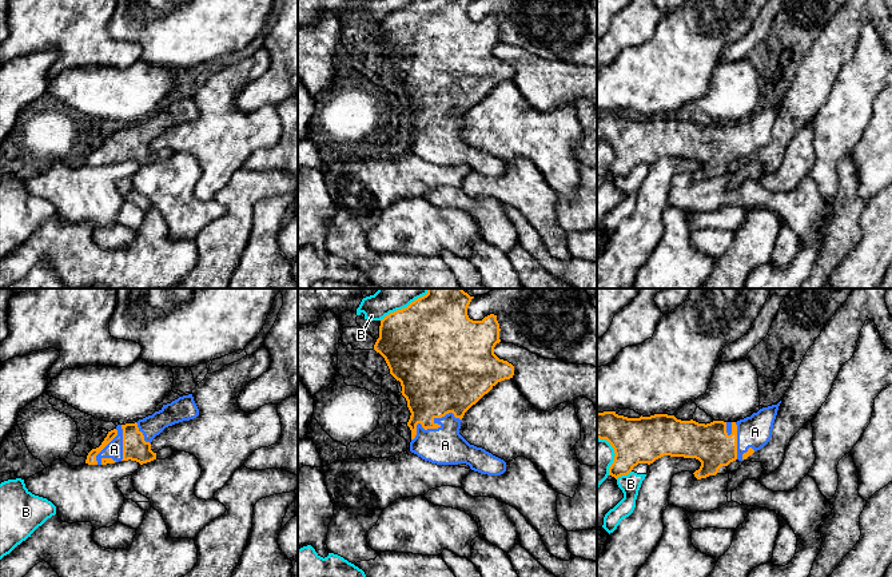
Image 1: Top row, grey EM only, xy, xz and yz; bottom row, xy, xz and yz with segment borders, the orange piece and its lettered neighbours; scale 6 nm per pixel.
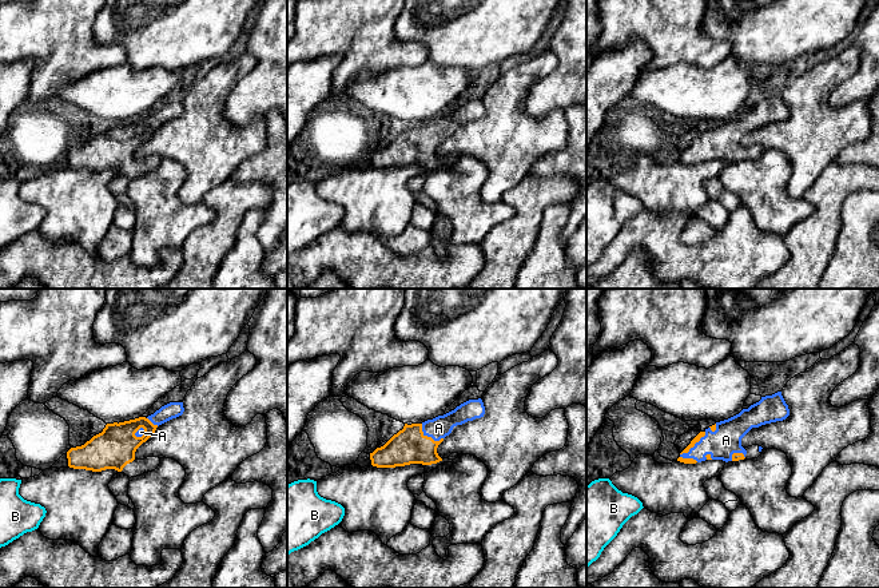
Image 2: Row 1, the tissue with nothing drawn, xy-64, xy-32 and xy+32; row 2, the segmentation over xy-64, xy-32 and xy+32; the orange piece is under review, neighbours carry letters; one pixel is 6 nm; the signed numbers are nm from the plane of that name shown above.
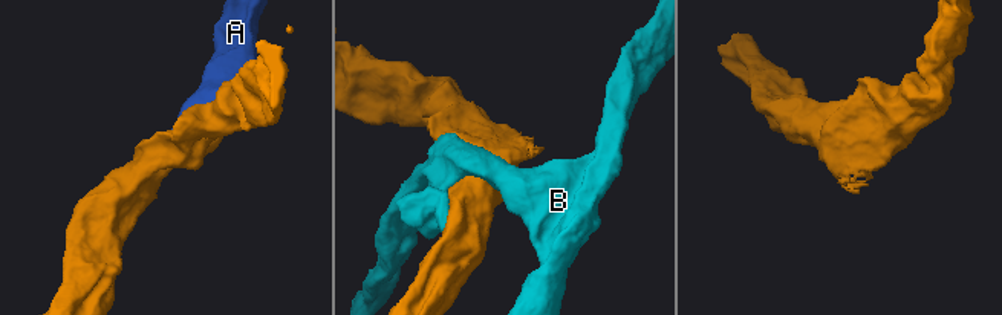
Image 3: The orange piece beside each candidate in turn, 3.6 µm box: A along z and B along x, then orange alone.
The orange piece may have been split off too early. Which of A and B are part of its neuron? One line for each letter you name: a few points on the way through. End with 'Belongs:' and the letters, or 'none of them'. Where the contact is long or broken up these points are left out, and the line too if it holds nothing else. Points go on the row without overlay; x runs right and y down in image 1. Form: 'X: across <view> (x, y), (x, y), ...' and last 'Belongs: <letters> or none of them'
Belongs: A

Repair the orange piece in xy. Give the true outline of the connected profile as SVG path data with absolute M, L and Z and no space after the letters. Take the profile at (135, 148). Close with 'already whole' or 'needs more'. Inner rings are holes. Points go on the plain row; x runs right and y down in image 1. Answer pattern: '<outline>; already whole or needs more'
M192 95L179 98L135 124L118 126L108 132L99 148L88 154L85 164L107 166L128 160L140 166L151 163L156 160L156 154L151 151L152 140L166 128L198 116L199 110Z; needs more

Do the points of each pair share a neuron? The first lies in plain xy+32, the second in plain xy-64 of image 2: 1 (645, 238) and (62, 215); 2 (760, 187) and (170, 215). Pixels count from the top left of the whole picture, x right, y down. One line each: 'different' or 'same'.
1: different
2: same

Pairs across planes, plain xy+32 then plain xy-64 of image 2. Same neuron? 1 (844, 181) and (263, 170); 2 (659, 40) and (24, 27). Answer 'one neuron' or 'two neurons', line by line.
1: two neurons
2: one neuron

